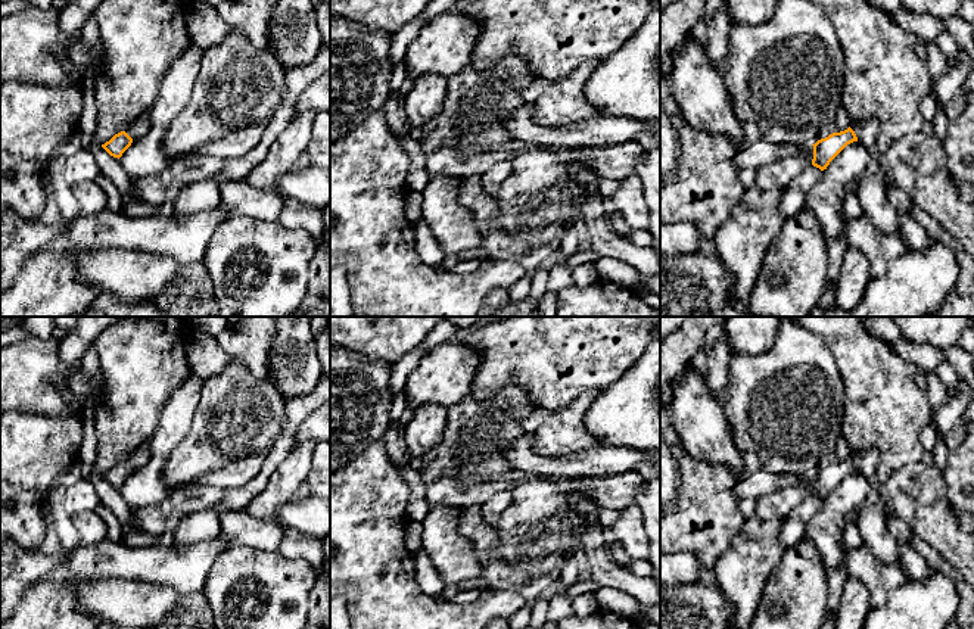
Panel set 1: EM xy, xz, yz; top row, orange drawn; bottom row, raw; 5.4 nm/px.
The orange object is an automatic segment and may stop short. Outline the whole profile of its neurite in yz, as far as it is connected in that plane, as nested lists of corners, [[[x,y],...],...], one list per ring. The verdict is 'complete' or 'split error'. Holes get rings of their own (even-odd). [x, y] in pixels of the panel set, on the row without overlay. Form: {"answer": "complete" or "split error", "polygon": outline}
{"answer": "split error", "polygon": [[[868,448],[852,455],[840,463],[833,463],[825,468],[818,470],[813,476],[812,495],[821,501],[827,499],[830,492],[850,473],[859,471],[865,477],[871,477],[878,465],[880,454],[877,448]]]}

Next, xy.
{"answer": "split error", "polygon": [[[149,442],[140,445],[134,452],[124,461],[115,464],[102,477],[113,488],[121,488],[122,483],[131,476],[133,471],[144,467],[150,461],[152,452]]]}

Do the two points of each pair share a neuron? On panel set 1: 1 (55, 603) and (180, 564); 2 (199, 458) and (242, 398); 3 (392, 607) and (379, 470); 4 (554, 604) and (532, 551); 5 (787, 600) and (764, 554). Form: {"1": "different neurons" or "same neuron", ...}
{"1": "same neuron", "2": "same neuron", "3": "same neuron", "4": "different neurons", "5": "different neurons"}

